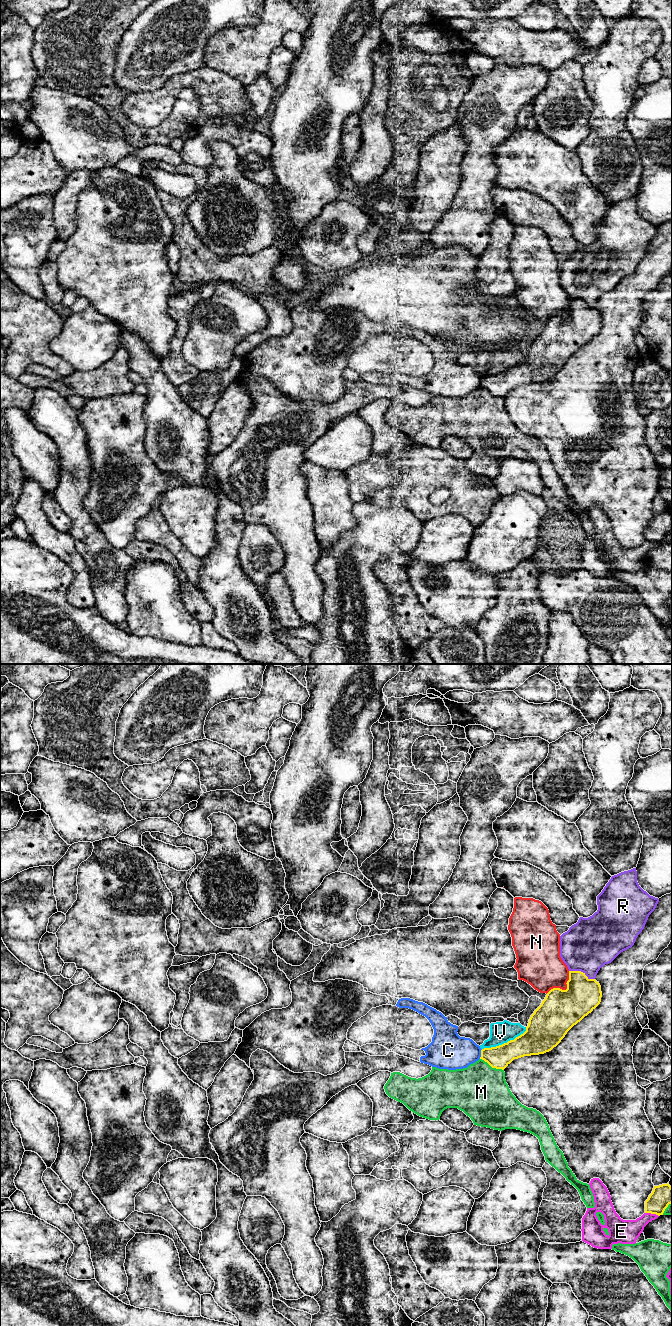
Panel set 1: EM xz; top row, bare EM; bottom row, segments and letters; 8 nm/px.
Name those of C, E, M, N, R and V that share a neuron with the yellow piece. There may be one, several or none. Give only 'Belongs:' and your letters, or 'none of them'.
Belongs: none of them

